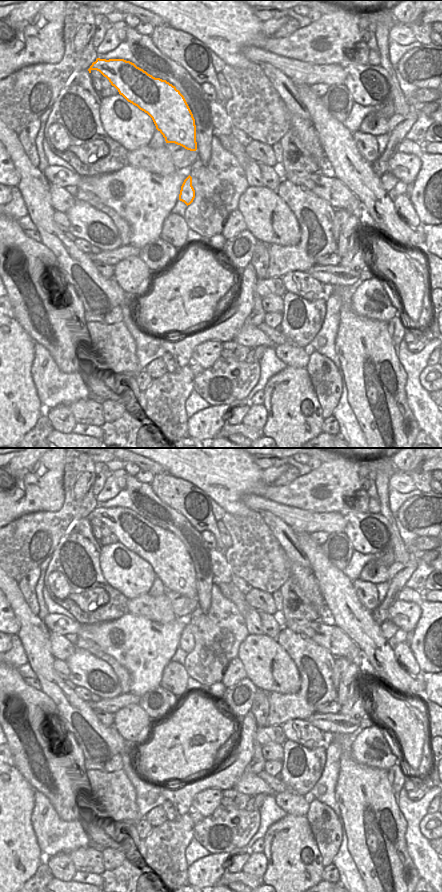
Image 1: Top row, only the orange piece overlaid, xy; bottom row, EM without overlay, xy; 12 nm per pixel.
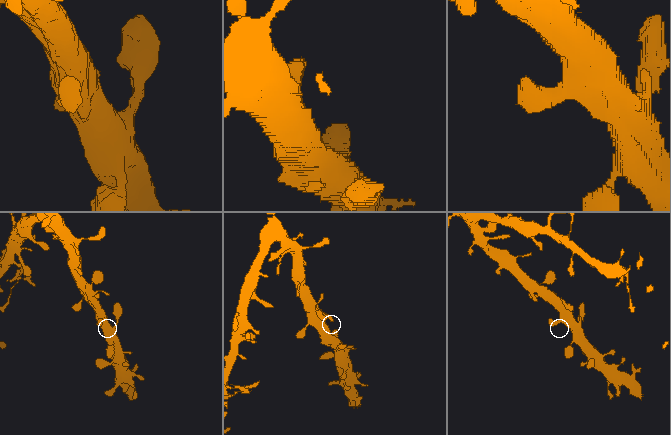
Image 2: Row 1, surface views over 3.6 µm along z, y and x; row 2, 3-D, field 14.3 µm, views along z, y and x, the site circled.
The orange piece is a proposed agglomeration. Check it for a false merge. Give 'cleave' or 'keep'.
keep

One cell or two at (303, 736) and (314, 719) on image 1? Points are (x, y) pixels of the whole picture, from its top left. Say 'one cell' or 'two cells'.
two cells

